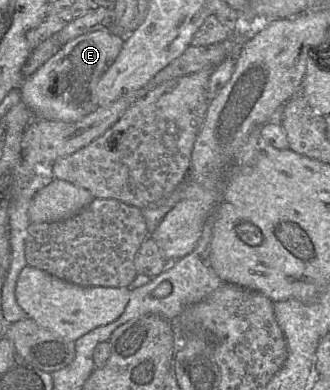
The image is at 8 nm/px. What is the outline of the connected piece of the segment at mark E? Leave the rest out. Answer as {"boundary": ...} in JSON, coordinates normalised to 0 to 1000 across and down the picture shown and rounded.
{"boundary":[[[294,77],[188,118],[64,218],[64,254],[94,279],[100,300],[218,315],[288,287],[300,277],[294,215],[358,146],[376,108],[379,97],[336,79]]]}

